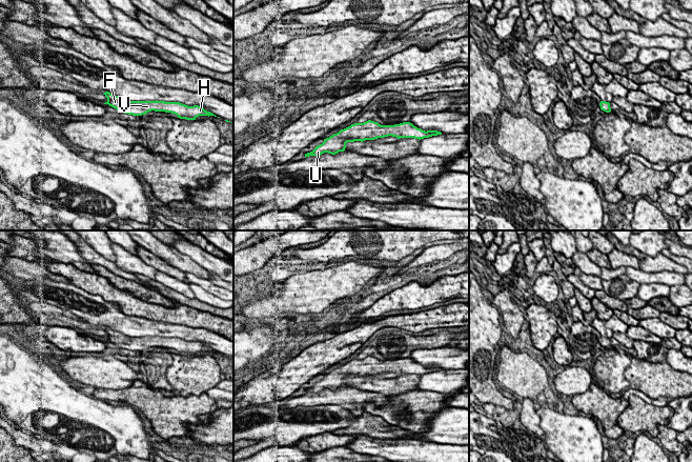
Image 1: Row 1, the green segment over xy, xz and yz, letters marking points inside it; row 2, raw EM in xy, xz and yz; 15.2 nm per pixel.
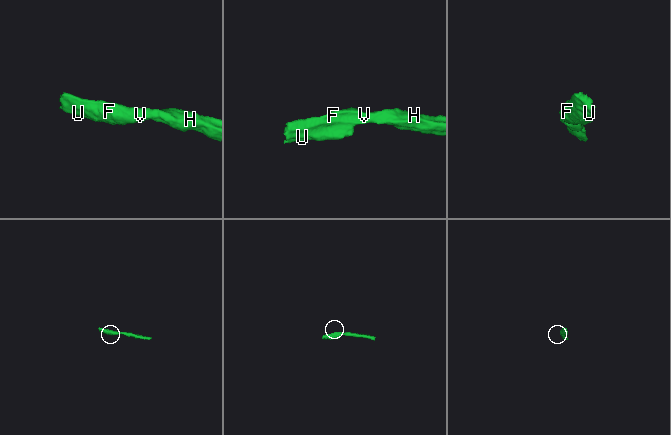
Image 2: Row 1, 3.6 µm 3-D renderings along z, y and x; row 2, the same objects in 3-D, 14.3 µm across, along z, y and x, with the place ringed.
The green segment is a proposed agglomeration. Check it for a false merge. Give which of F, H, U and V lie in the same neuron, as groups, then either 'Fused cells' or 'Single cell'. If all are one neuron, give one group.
Groups: F H U V. Single cell

